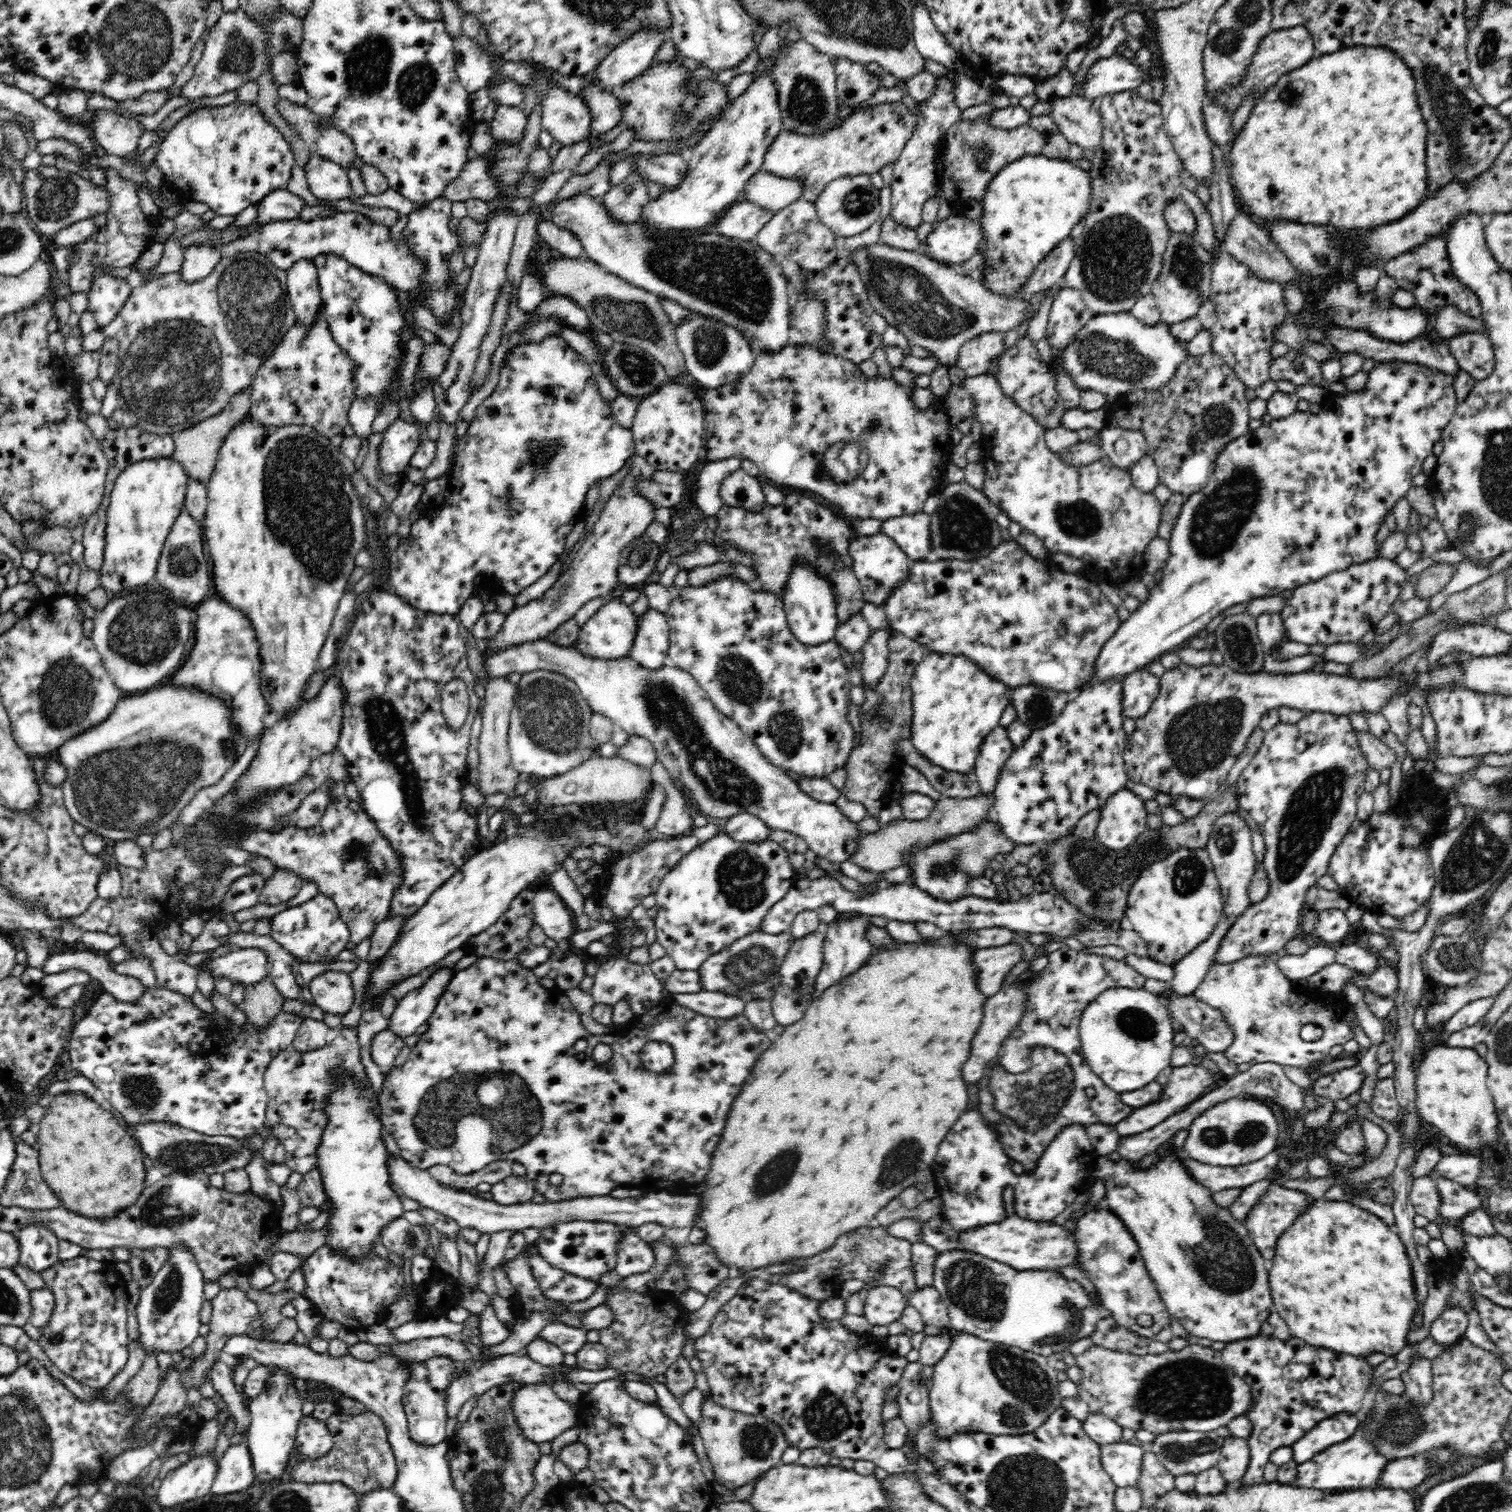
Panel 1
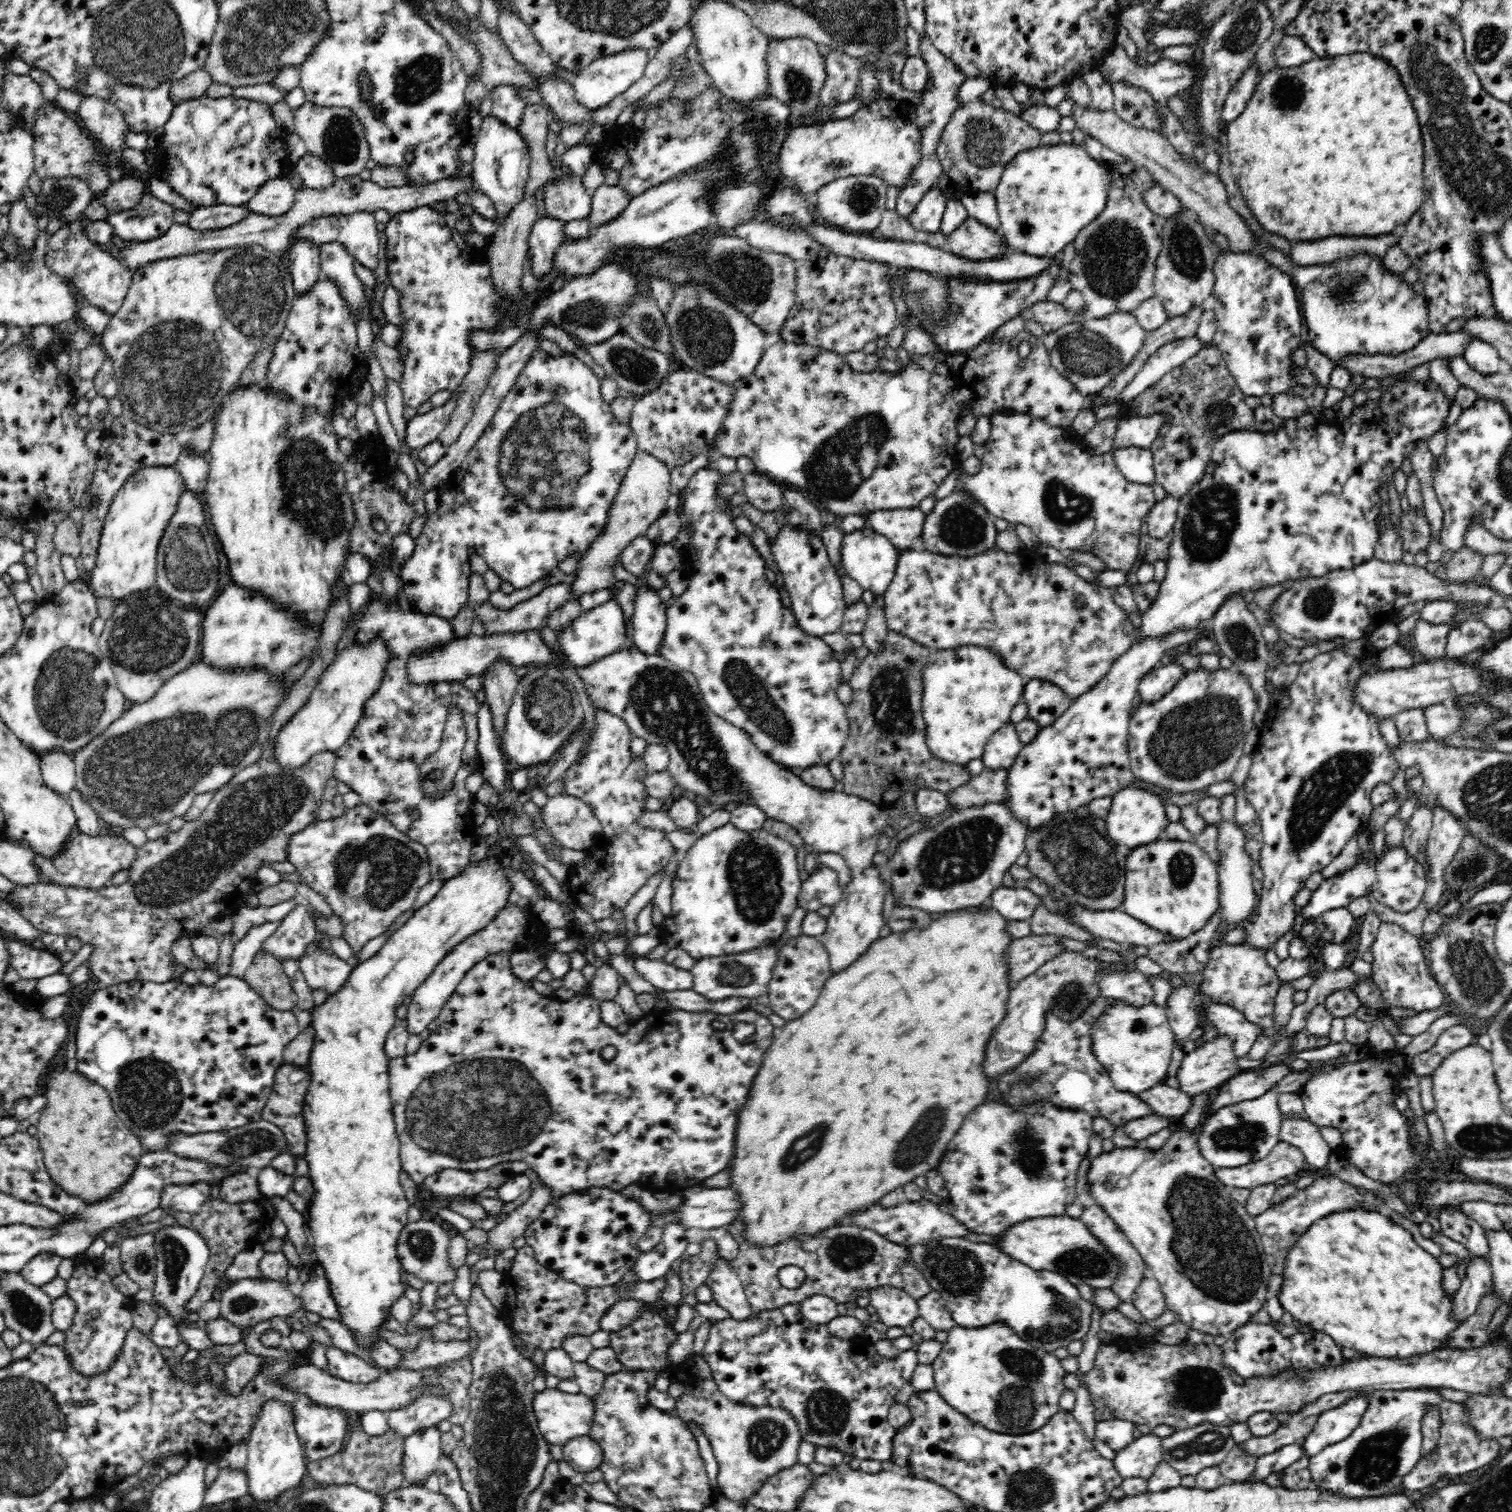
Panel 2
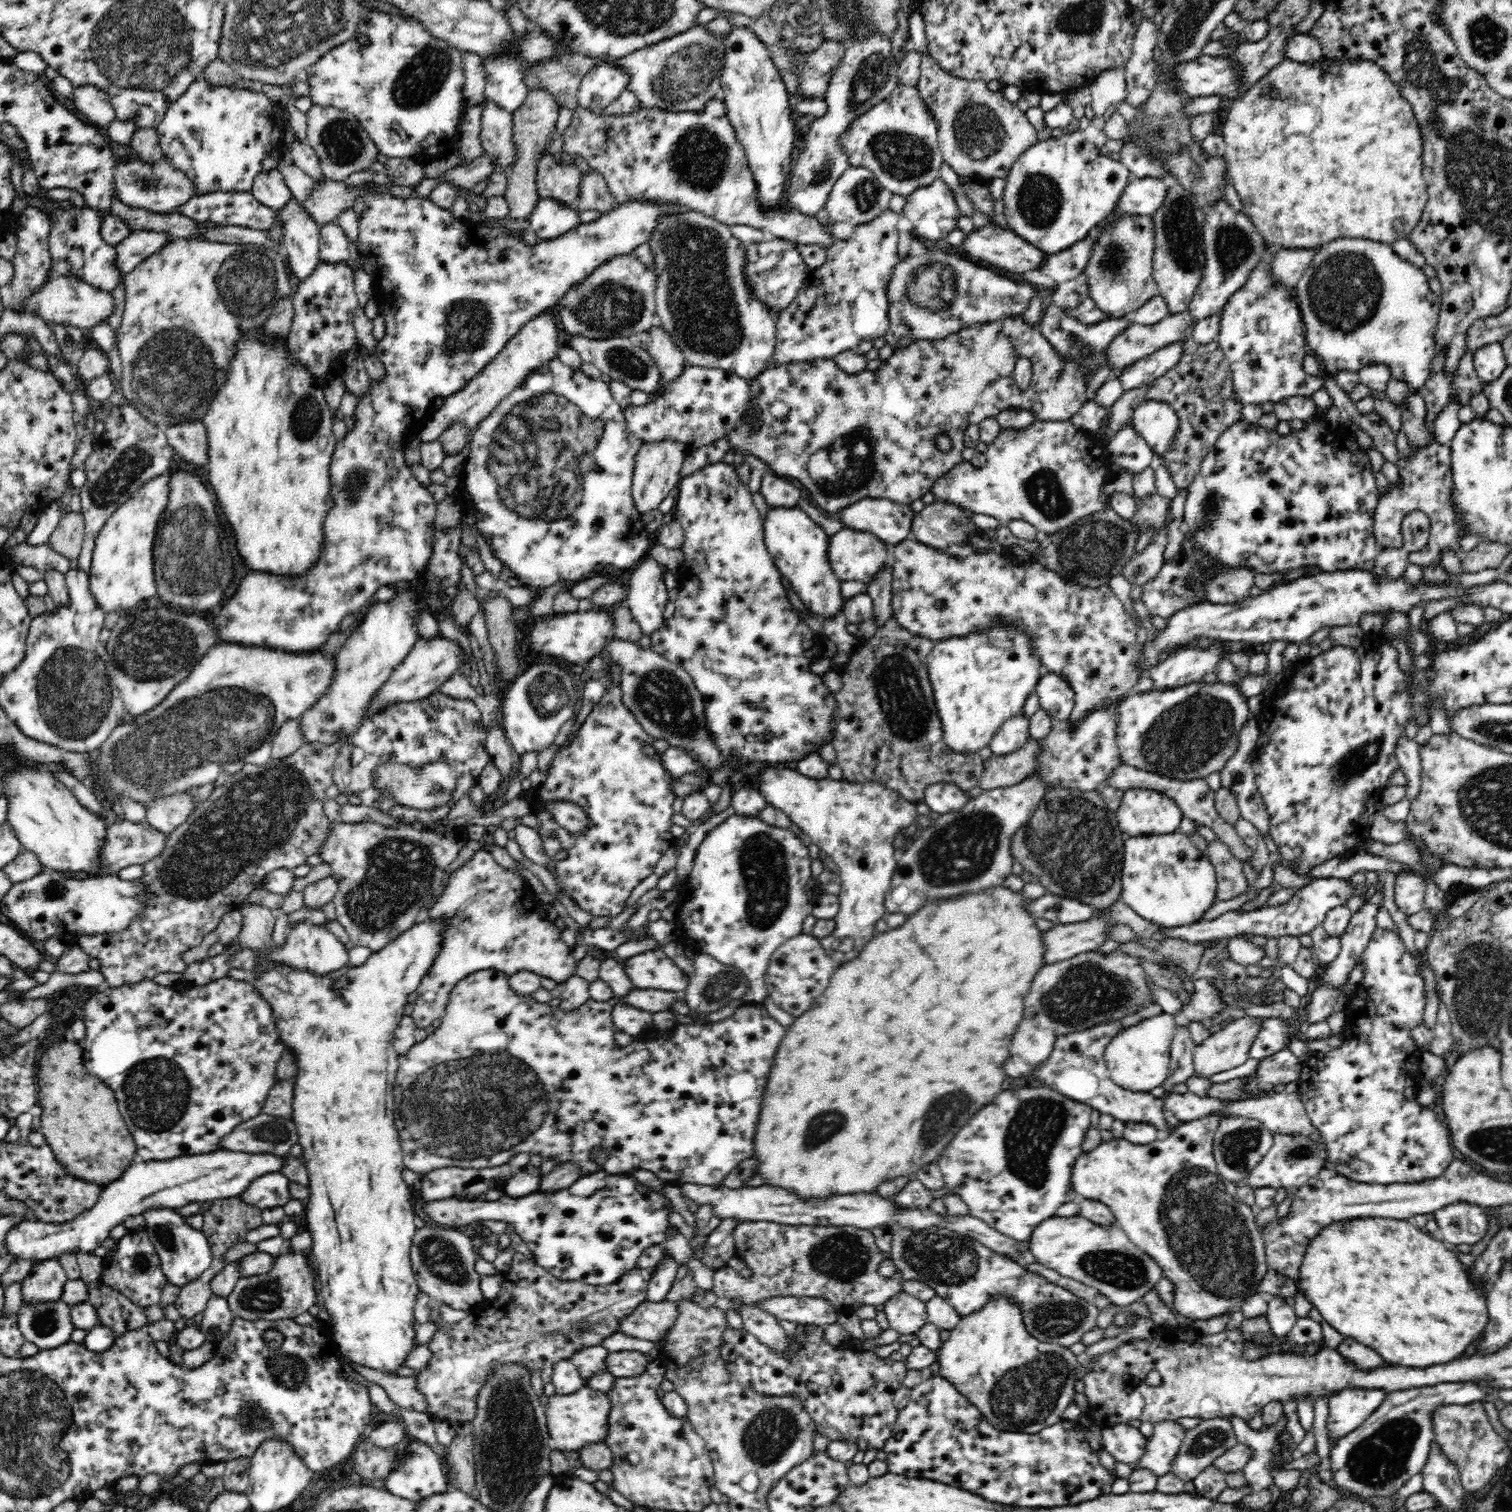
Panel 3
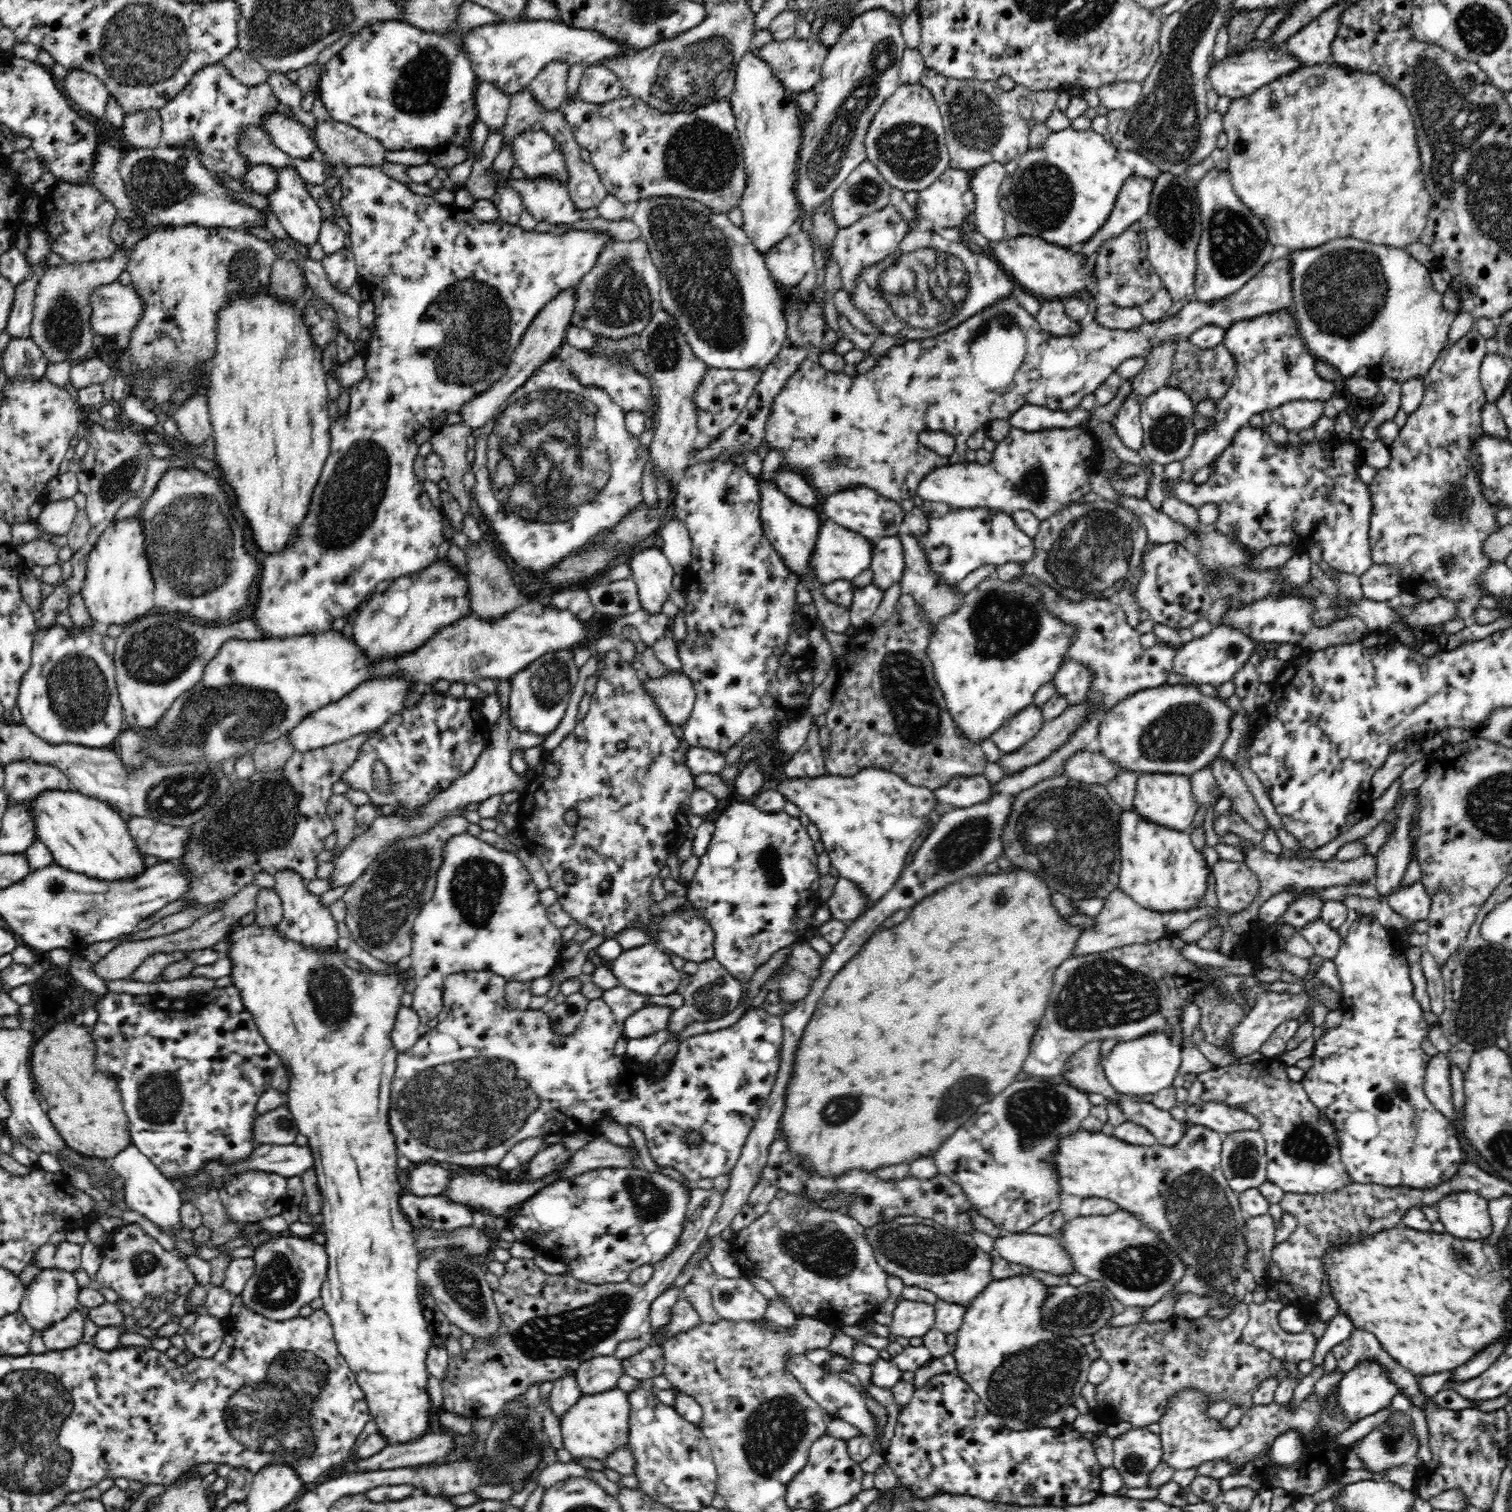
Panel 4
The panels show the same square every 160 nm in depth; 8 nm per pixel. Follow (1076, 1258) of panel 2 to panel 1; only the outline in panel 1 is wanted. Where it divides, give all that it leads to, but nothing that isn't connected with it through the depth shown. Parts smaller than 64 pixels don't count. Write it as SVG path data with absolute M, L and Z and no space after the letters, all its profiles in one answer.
M1017 1216L1008 1217L994 1224L984 1224L983 1227L958 1231L958 1248L954 1249L1008 1264L1016 1270L1028 1268L1053 1270L1060 1266L1074 1266L1078 1258L1074 1234L1068 1233L1064 1226L1050 1222L1032 1222Z

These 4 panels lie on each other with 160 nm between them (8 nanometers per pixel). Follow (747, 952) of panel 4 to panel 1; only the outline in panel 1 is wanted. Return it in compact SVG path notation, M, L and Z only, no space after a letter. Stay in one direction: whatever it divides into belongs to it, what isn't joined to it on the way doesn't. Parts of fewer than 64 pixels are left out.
M720 831L719 835L689 852L664 878L655 892L656 916L654 928L656 940L665 948L678 970L697 971L712 954L720 952L732 942L760 928L766 912L783 899L794 884L794 870L788 861L788 851L775 841L760 844L743 844L730 839Z

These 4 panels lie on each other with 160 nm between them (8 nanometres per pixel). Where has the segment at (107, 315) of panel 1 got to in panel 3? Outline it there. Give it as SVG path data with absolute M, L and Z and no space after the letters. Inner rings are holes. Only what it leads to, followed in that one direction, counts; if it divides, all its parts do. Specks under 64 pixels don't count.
M90 207L76 208L72 212L64 210L49 211L51 231L49 234L49 251L51 256L51 270L56 275L66 277L75 276L92 285L95 289L104 290L110 295L123 284L124 274L115 265L117 252L100 236L103 214L91 210ZM73 248L79 248L83 254L83 264L79 271L75 271L68 263L68 254Z

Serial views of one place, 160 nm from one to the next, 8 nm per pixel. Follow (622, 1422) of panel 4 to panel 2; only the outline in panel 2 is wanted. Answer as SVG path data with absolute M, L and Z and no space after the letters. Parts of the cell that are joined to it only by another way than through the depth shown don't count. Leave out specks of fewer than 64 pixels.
M546 1388L535 1391L532 1396L532 1410L536 1417L536 1427L549 1444L563 1445L568 1440L588 1435L588 1428L592 1424L594 1403L592 1398L583 1393L570 1394L559 1389Z

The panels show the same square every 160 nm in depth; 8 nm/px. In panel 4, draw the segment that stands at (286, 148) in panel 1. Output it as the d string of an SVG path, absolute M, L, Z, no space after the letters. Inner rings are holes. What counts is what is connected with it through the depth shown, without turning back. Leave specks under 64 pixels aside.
M222 63L211 64L196 72L196 75L188 81L188 85L178 96L159 111L163 121L163 146L193 150L199 163L204 165L204 169L208 169L208 173L220 185L224 184L224 176L228 176L232 180L243 184L244 175L247 174L248 169L253 165L244 155L240 154L240 138L242 138L243 132L250 126L261 128L269 136L269 132L264 129L266 118L272 118L280 110L280 107L279 99L273 94L268 84L261 83L254 87L248 87L241 84L236 78L233 78L228 73L228 70L222 67ZM189 143L196 143L196 148L188 147Z

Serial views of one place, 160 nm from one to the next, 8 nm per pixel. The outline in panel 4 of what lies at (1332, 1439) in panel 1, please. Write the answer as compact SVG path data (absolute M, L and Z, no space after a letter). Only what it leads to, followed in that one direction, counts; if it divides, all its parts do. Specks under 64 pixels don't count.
M1362 1361L1338 1382L1336 1399L1340 1413L1344 1413L1344 1419L1352 1424L1386 1408L1397 1394L1398 1387L1388 1379L1388 1371L1384 1367L1374 1361Z

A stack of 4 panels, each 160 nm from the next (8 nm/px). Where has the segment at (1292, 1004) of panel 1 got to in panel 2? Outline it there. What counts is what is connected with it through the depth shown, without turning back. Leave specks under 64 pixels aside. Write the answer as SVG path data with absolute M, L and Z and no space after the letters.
M1222 943L1214 947L1202 970L1203 978L1199 983L1200 996L1206 995L1214 1003L1228 1005L1240 1011L1244 1019L1260 1027L1261 1036L1272 1037L1272 1048L1278 1046L1282 1040L1291 1040L1291 1046L1286 1053L1292 1058L1297 1053L1328 1046L1329 1035L1322 1037L1310 1035L1305 1026L1294 1032L1294 1035L1288 1035L1285 1026L1277 1026L1274 1014L1275 998L1282 980L1278 978L1275 968L1266 962L1265 954L1264 949L1252 949L1242 943Z

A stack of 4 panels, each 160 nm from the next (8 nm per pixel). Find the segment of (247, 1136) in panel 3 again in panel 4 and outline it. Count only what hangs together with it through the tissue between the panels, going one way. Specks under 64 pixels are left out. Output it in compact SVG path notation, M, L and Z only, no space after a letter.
M285 1106L258 1115L252 1124L254 1146L271 1144L284 1146L292 1144L298 1134L297 1123Z

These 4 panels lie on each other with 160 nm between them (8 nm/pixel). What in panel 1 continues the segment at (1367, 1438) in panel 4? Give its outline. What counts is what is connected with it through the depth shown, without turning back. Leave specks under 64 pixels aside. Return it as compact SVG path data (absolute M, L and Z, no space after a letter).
M1364 1427L1344 1442L1335 1444L1325 1451L1316 1454L1310 1460L1296 1466L1296 1478L1288 1485L1300 1488L1313 1488L1318 1491L1341 1493L1358 1489L1376 1489L1380 1470L1391 1460L1376 1451L1376 1445L1362 1436Z

